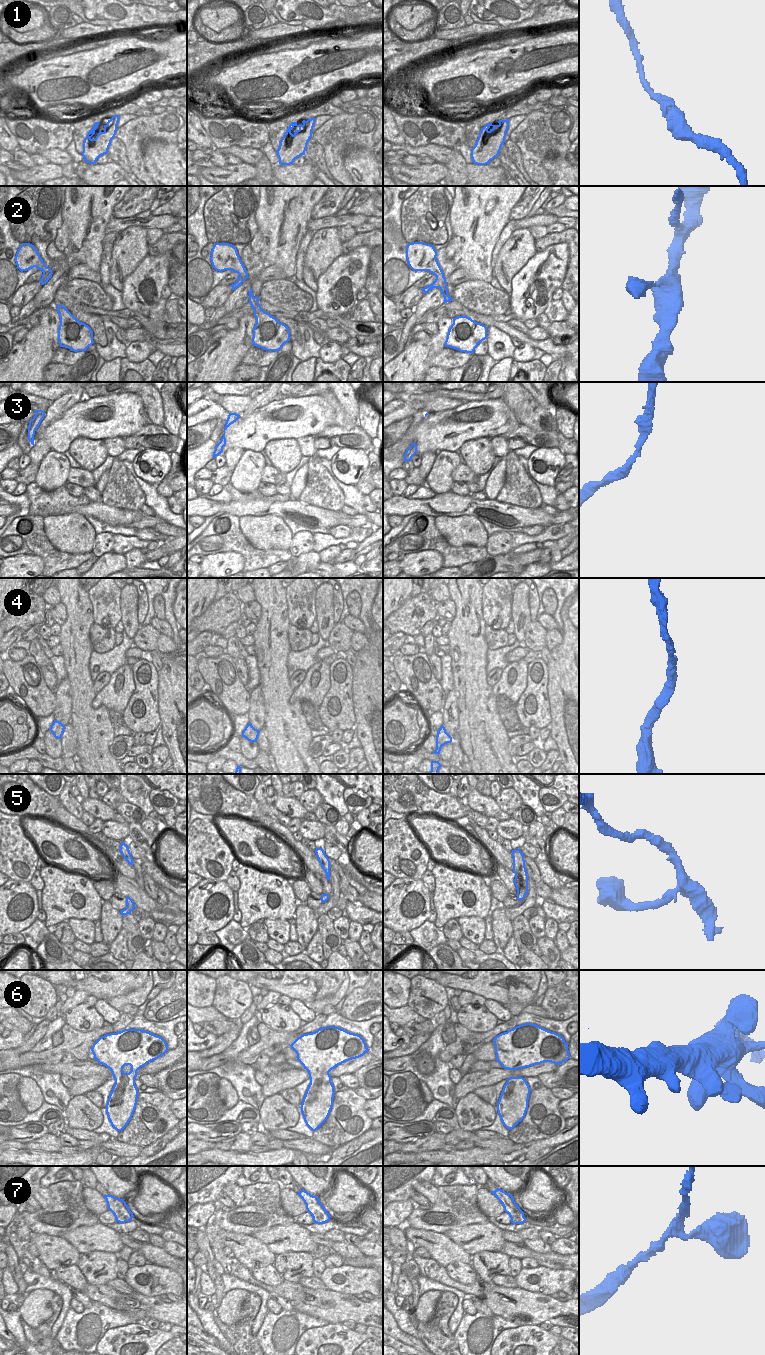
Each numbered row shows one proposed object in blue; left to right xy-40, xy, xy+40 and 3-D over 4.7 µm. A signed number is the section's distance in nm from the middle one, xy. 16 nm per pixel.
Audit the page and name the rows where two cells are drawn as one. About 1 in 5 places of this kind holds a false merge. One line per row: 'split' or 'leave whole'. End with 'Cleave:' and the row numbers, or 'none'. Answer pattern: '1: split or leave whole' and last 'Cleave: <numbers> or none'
1: leave whole
2: leave whole
3: leave whole
4: leave whole
5: leave whole
6: leave whole
7: leave whole
Cleave: none

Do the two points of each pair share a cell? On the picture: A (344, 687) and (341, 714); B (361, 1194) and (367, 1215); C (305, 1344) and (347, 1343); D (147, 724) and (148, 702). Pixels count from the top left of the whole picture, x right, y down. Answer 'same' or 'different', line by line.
A: same
B: different
C: same
D: same

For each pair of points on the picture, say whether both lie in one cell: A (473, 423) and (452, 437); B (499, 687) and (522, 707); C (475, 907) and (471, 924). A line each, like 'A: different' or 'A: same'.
A: same
B: different
C: different

